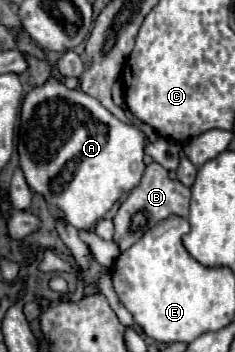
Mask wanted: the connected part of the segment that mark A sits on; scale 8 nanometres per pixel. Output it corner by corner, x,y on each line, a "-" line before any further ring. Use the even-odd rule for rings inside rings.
54,76
42,86
32,88
24,98
18,140
20,170
24,172
30,190
40,194
48,206
62,210
64,220
78,230
90,230
114,206
114,202
122,198
122,194
138,186
144,172
144,144
146,136
136,126
120,122
96,98
84,94
80,88
66,88
66,84

